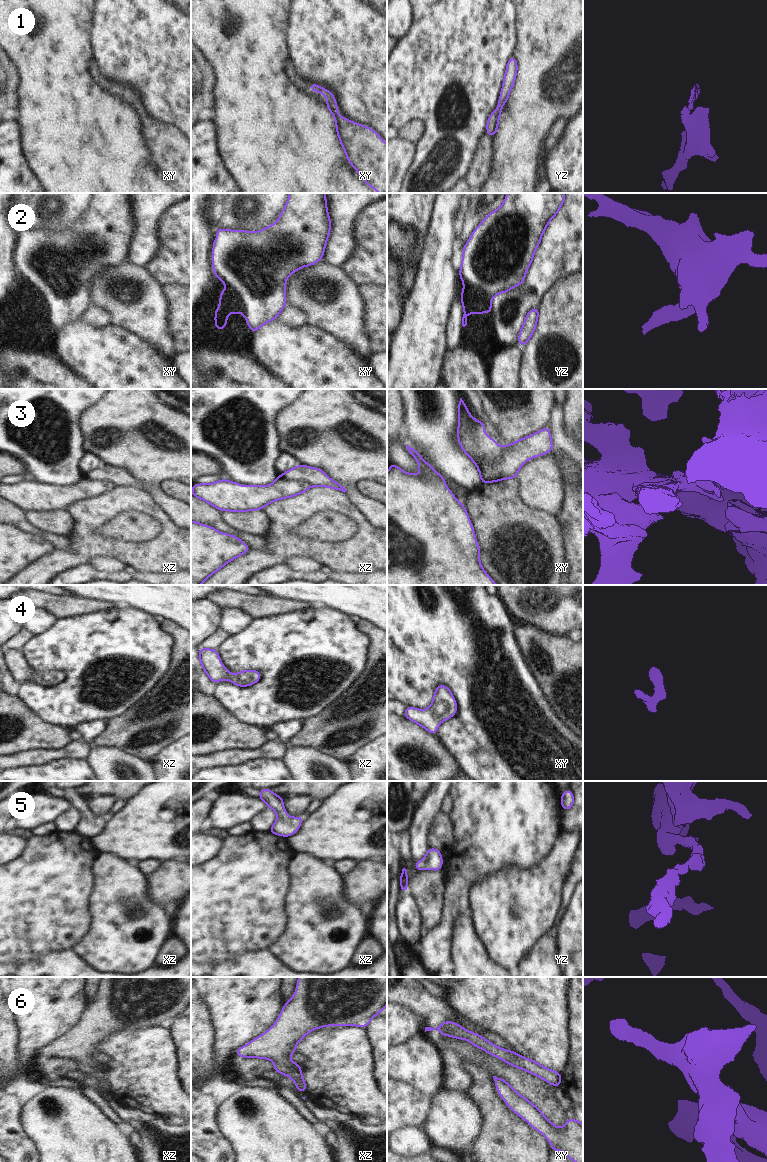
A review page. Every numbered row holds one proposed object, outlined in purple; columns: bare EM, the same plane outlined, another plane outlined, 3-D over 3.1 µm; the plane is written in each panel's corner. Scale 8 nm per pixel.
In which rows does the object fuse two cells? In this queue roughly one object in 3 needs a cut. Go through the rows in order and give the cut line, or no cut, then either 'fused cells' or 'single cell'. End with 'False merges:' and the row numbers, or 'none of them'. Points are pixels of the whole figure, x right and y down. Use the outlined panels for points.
1: no cut | single cell
2: no cut | single cell
3: xz (280, 475), (284, 479), (304, 481), (309, 486) | fused cells
4: no cut | single cell
5: no cut | single cell
6: no cut | single cell
False merges: 3

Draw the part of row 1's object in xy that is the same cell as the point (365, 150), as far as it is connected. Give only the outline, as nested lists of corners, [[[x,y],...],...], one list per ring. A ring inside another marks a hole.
[[[309,83],[309,88],[327,98],[326,106],[335,119],[349,163],[370,187],[387,193],[387,144],[373,129],[339,116],[335,97],[329,90],[315,83]]]

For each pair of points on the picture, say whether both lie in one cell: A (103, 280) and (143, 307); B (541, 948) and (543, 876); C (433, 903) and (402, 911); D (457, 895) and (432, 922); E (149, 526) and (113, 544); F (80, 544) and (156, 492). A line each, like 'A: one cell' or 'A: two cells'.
A: one cell
B: two cells
C: two cells
D: two cells
E: two cells
F: two cells

